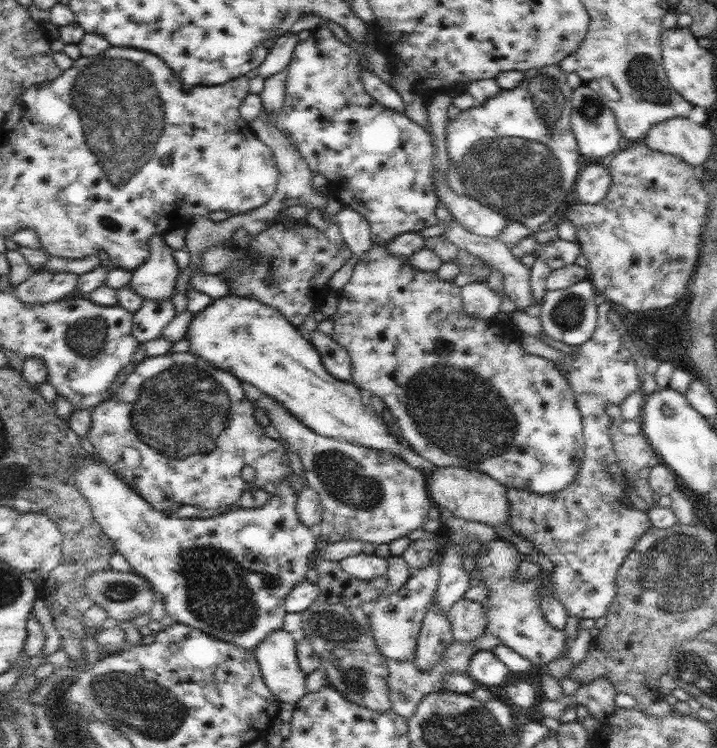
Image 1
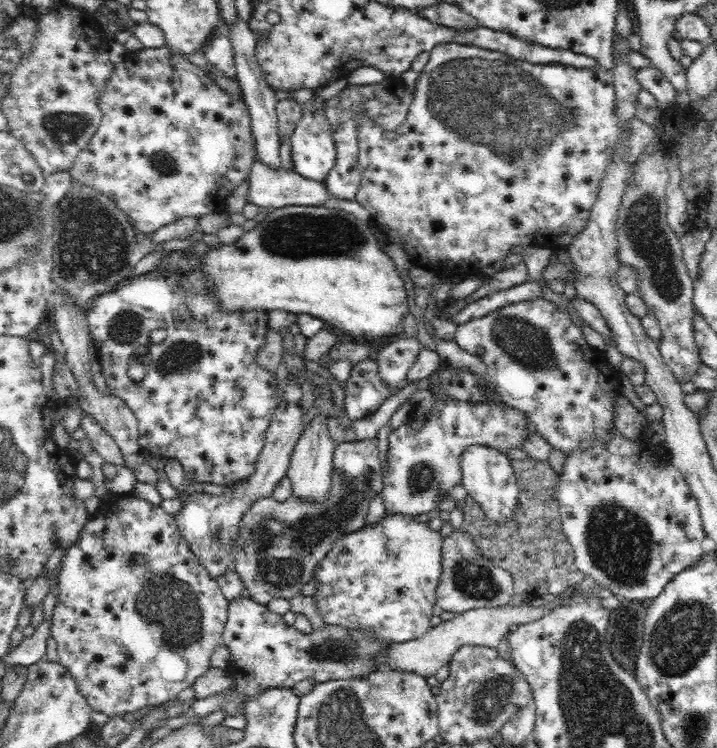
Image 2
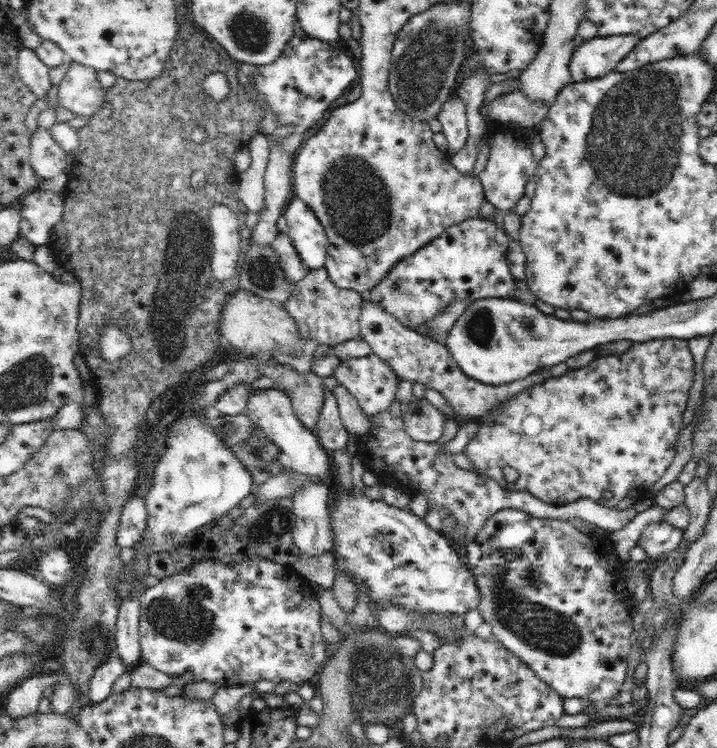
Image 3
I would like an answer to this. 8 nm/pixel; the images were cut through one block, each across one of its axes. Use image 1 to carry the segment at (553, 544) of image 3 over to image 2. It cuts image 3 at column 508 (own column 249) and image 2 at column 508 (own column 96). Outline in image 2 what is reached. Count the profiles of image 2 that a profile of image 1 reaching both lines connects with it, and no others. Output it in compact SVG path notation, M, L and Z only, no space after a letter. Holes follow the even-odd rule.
M470 444L464 448L460 456L460 468L462 468L462 486L482 506L482 510L490 520L494 522L508 520L514 514L520 488L516 484L516 472L512 460L504 452L486 444Z

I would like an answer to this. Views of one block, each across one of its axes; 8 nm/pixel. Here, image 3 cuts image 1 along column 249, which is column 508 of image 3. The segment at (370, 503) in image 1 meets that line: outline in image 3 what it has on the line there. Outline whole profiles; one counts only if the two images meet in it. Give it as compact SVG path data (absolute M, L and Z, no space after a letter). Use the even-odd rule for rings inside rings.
M366 294L360 314L360 336L372 346L372 352L376 356L388 362L388 366L396 372L400 380L410 380L412 384L420 382L438 394L442 392L442 396L448 400L448 404L454 408L456 416L460 416L462 422L482 420L484 416L488 416L488 412L496 412L502 404L506 404L520 392L532 388L534 384L542 384L550 376L550 374L532 374L514 384L500 384L500 386L482 384L480 380L474 380L462 372L458 362L452 358L448 346L438 344L434 338L422 336L416 330L402 326L392 314L384 312L378 304L372 304Z

